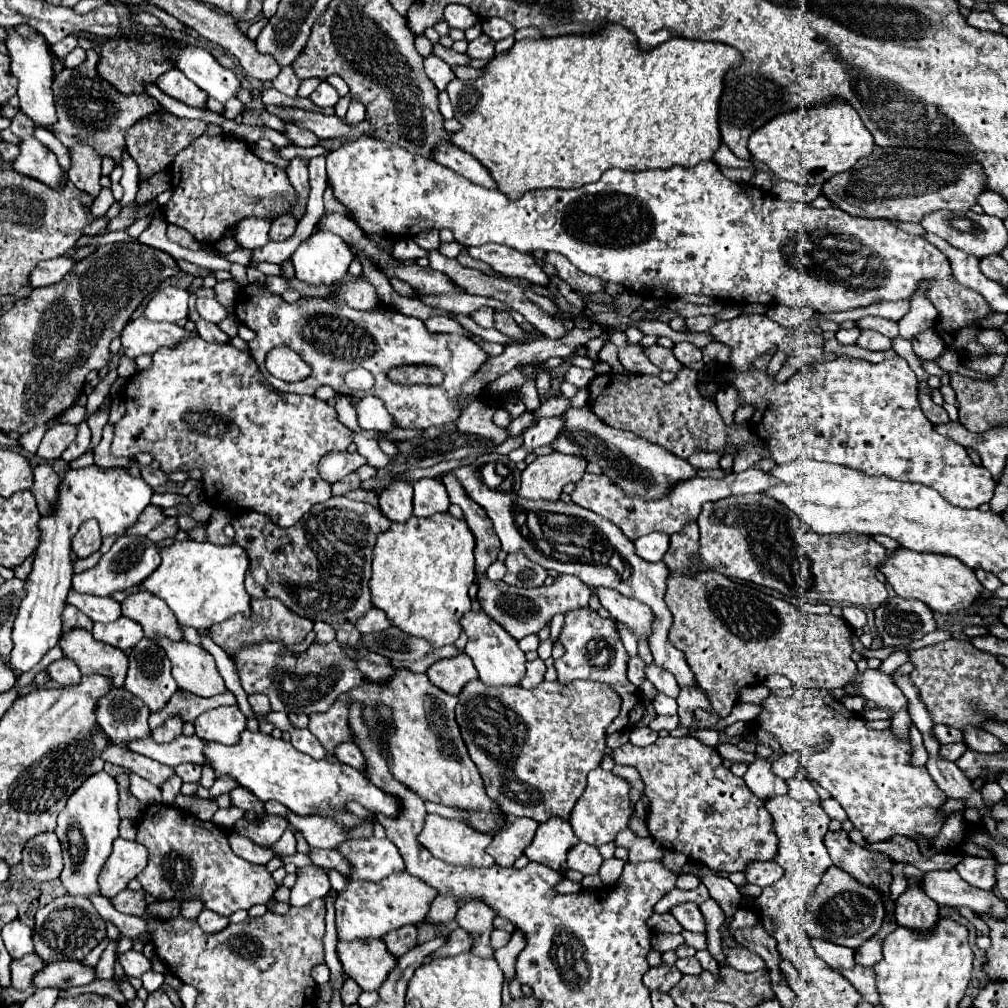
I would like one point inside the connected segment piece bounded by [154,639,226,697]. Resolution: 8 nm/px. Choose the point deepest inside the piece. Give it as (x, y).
(194, 669)

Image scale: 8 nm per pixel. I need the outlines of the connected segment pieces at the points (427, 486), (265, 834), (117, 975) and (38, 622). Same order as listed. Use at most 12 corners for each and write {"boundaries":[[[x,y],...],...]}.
{"boundaries":[[[436,479],[414,485],[414,515],[448,511],[446,487]],[[168,805],[146,807],[136,877],[156,899],[200,899],[230,917],[278,885],[238,857],[234,831],[264,849],[288,821],[222,829]],[[116,961],[112,979],[98,979],[86,987],[62,991],[60,997],[76,993],[98,993],[126,1005],[120,991],[124,969]],[[70,469],[42,517],[10,667],[56,647],[86,519],[122,537],[152,499],[142,477]]]}

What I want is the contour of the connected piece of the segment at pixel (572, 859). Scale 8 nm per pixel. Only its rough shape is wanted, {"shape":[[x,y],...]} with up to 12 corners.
{"shape":[[576,843],[568,851],[568,869],[598,873],[602,855],[596,847]]}

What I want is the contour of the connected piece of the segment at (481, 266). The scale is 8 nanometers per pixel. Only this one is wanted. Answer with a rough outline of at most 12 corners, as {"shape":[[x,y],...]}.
{"shape":[[463,248],[457,260],[463,267],[477,269],[497,278],[489,265],[475,260]]}

